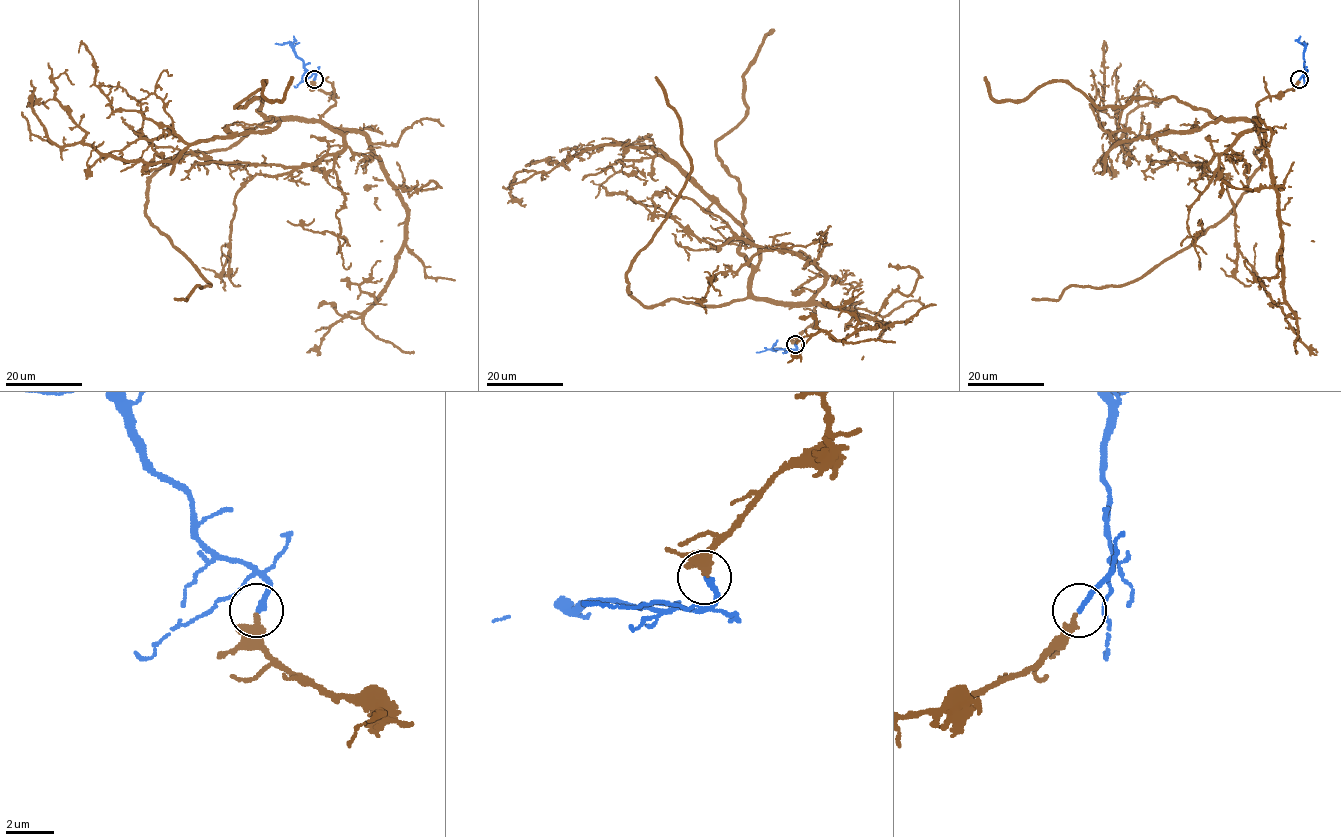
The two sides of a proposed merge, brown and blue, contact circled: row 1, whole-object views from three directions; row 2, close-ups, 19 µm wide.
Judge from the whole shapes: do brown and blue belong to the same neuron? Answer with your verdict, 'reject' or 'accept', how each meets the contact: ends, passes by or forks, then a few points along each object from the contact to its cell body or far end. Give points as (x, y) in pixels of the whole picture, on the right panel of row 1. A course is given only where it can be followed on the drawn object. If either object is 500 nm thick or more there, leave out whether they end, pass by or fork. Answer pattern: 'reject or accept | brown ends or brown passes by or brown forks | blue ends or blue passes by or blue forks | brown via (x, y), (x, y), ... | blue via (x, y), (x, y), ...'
accept | brown ends | blue ends | brown via (1299, 79), (1256, 104), (1262, 166), (1221, 219), (1126, 283), (1032, 299) | blue via (1299, 79), (1305, 73), (1304, 43), (1307, 44)

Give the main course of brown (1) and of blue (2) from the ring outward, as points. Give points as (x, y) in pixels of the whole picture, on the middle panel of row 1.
1: (794, 344), (815, 320), (815, 301), (644, 307), (630, 293), (629, 266), (691, 171), (679, 115), (655, 77)
2: (794, 344), (796, 348), (793, 350), (778, 348), (756, 352)

